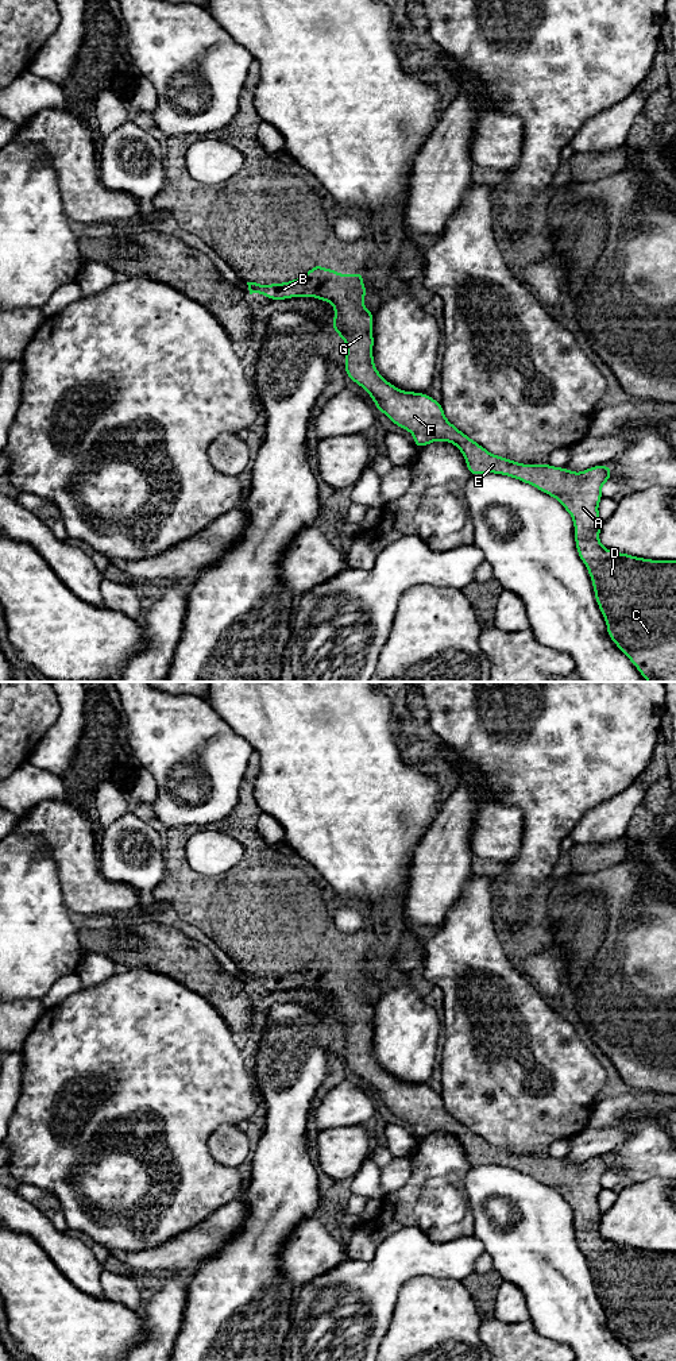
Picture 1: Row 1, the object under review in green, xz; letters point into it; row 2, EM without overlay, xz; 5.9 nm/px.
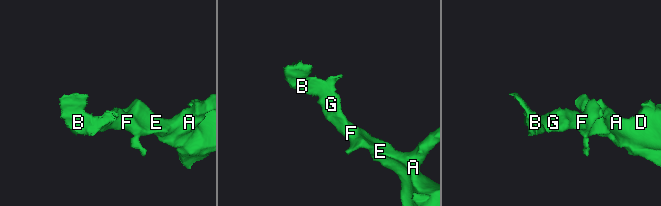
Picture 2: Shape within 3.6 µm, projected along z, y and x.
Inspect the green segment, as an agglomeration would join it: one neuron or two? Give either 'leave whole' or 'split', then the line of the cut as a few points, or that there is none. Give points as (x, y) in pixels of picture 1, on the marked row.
leave whole; no cut

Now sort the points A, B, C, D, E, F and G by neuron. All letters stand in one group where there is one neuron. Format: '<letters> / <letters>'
A B C D E F G

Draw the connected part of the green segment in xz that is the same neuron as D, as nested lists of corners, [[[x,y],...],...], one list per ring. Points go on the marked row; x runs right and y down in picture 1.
[[[317,262],[306,274],[289,282],[270,285],[247,282],[247,285],[250,294],[260,293],[269,300],[316,297],[332,302],[335,309],[332,327],[345,342],[347,354],[343,366],[348,378],[370,394],[378,412],[385,413],[397,427],[414,436],[413,443],[417,448],[439,440],[452,443],[463,454],[472,477],[487,473],[502,474],[556,498],[572,516],[578,555],[592,581],[595,599],[604,617],[609,637],[648,682],[676,682],[676,560],[637,558],[607,550],[600,544],[599,533],[603,521],[598,505],[603,498],[600,487],[613,477],[609,464],[573,473],[565,467],[517,463],[494,455],[449,423],[439,401],[426,393],[405,392],[387,382],[374,363],[374,316],[363,304],[367,294],[363,271],[351,275],[337,274],[335,269],[322,269]]]

